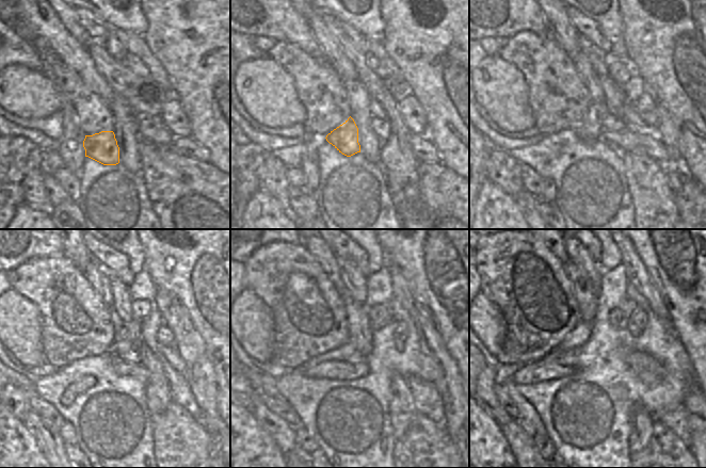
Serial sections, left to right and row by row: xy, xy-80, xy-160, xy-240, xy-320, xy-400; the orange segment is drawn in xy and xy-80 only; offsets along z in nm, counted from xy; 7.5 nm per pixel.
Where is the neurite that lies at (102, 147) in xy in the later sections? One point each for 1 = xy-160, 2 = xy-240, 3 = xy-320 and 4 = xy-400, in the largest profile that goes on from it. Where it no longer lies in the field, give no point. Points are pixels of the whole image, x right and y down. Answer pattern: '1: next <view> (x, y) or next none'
1: next xy-160 (590, 129)
2: next xy-240 (127, 335)
3: next xy-320 (374, 325)
4: next xy-400 (628, 308)

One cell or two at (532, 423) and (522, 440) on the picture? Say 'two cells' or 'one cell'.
two cells

